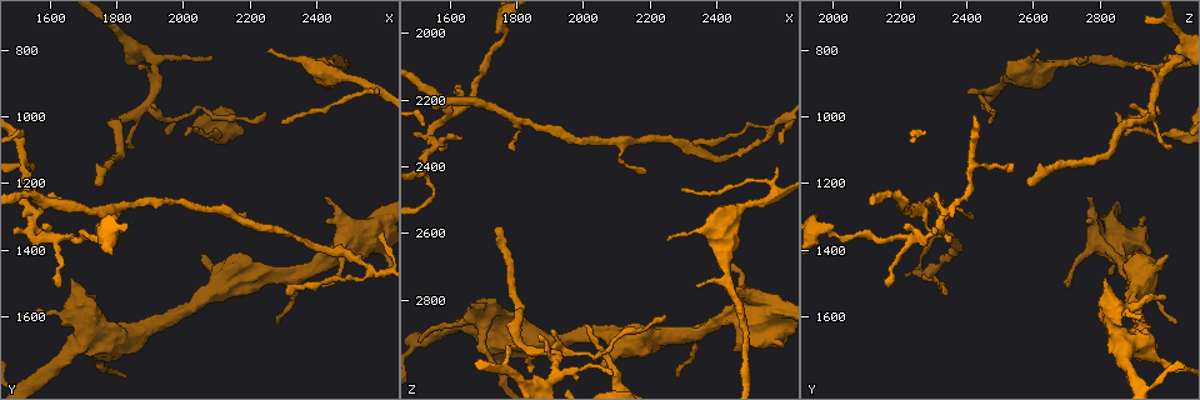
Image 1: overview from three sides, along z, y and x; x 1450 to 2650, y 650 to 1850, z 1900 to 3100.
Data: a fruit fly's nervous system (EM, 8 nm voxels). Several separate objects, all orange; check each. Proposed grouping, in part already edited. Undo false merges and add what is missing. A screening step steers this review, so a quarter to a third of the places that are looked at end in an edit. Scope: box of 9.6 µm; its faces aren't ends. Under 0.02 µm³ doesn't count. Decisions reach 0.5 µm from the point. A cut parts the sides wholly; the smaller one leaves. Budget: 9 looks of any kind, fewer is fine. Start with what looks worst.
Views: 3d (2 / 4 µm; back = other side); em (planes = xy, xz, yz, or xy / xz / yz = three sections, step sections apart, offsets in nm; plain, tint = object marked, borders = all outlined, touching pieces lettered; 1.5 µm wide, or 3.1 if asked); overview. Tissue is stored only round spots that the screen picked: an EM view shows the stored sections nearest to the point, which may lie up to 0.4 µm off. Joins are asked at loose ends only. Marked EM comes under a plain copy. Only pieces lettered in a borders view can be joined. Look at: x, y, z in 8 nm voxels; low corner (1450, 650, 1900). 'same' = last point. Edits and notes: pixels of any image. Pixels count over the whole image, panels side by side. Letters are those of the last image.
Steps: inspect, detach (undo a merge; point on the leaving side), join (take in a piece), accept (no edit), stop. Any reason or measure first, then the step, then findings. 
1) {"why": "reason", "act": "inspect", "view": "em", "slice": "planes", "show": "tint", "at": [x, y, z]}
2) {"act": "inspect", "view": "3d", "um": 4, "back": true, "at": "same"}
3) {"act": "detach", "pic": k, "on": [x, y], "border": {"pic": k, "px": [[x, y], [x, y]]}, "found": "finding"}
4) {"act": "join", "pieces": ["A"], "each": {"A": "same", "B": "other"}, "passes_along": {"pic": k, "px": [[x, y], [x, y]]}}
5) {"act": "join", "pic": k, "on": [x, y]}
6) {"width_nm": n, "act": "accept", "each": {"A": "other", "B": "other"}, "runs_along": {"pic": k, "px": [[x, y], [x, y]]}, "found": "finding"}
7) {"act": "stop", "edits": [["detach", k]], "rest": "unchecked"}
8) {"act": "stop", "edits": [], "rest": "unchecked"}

{"why": "long arm stops here", "act": "inspect", "view": "em", "slice": "planes", "show": "borders", "at": [1730, 1200, 2590]}

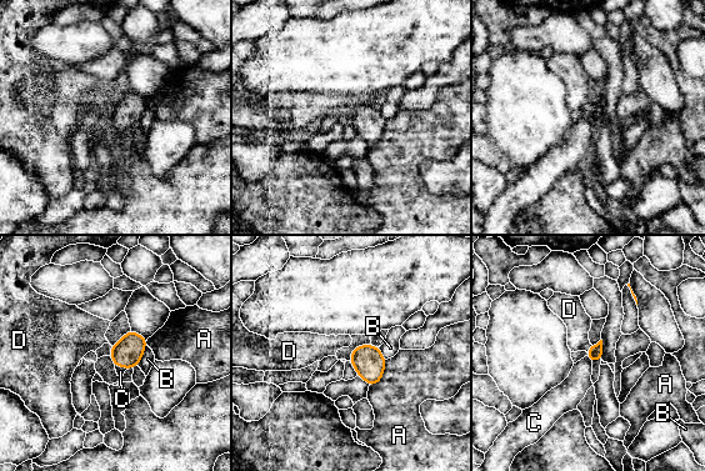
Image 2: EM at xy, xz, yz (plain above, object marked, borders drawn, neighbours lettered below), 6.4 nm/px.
{"act": "join", "pieces": ["C"], "each": {"A": "other", "B": "other", "C": "same", "D": "other"}, "passes_along": {"pic": 2, "px": [[595, 352], [589, 357], [574, 387]]}, "found": "the cell continues"}

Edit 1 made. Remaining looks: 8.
{"why": "see it whole again", "act": "inspect", "view": "overview"}

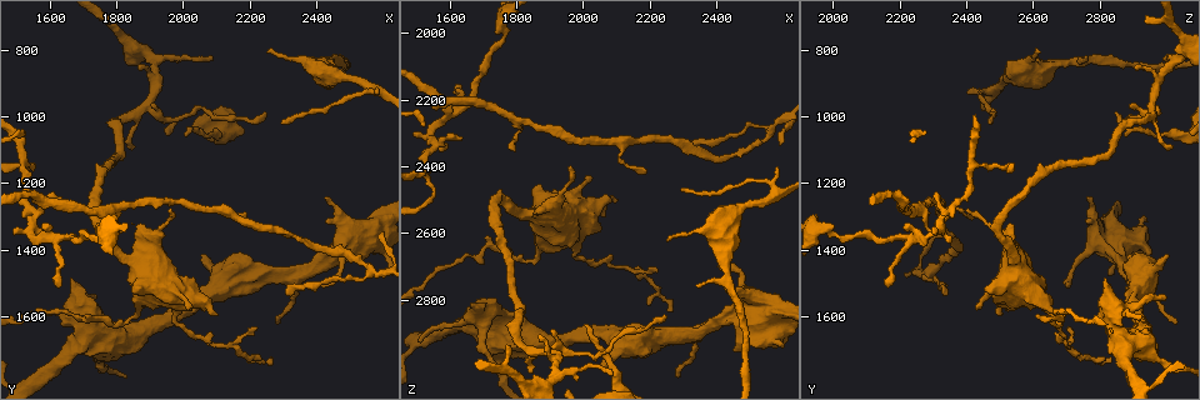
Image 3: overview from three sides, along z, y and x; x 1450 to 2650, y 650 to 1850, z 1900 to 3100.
{"why": "free end", "act": "inspect", "view": "3d", "um": 2, "at": [2410, 1520, 2700]}

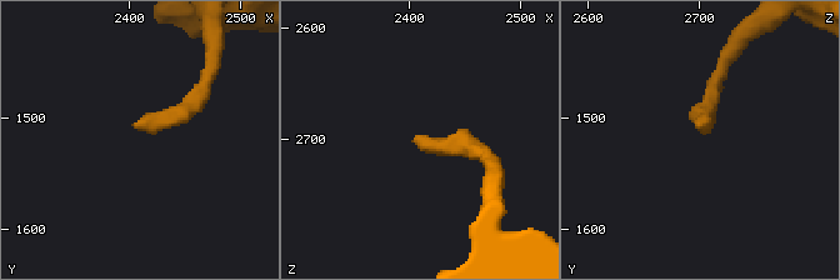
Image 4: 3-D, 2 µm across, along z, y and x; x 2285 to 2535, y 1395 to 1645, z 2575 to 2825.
{"why": "shape alone is not enough", "act": "inspect", "view": "em", "slice": "planes", "show": "tint", "at": [2408, 1510, 2700]}

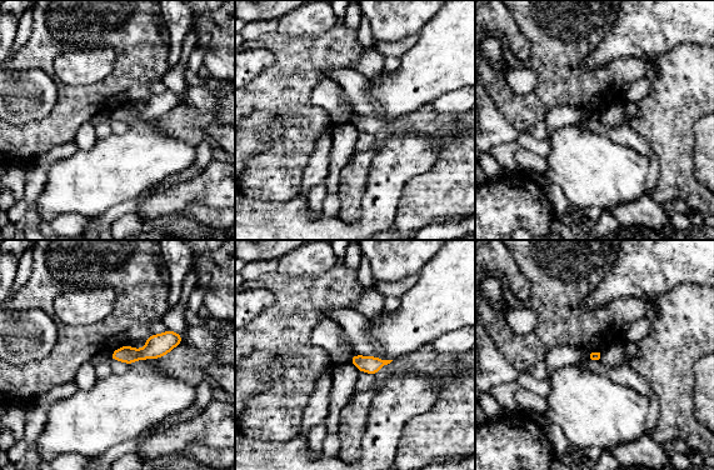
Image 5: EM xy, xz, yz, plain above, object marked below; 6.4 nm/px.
{"act": "inspect", "view": "em", "slice": "planes", "show": "borders", "at": "same"}

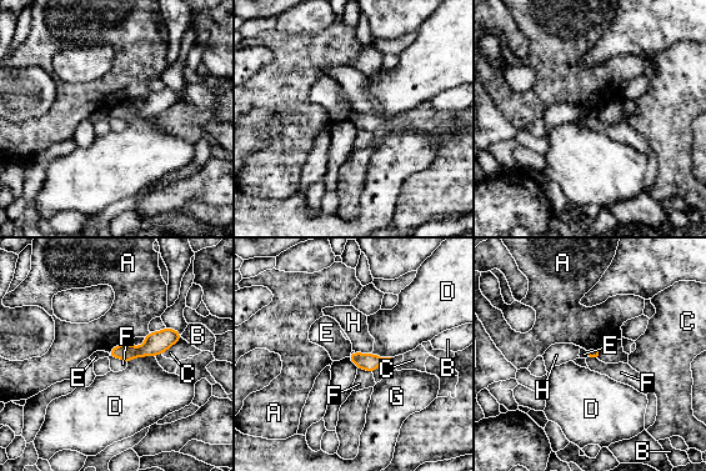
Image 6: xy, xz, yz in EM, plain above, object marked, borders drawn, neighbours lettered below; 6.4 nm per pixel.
{"longest_contact_nm": ["D", 180], "act": "accept", "each": {"A": "other", "B": "other", "C": "other", "D": "other", "E": "other", "F": "other", "G": "other", "H": "other"}, "runs_along": {"pic": 6, "px": [[178, 335], [141, 351], [111, 354]]}, "found": "none of them fits"}

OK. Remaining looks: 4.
{"why": "free end", "act": "inspect", "view": "3d", "um": 4, "at": [1630, 1510, 2160]}

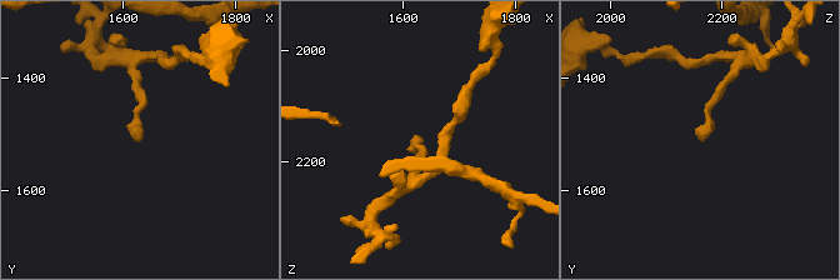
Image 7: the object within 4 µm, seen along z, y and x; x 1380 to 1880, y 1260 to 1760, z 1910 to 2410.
{"act": "inspect", "view": "em", "slice": "planes", "show": "tint", "at": [1630, 1510, 2165]}

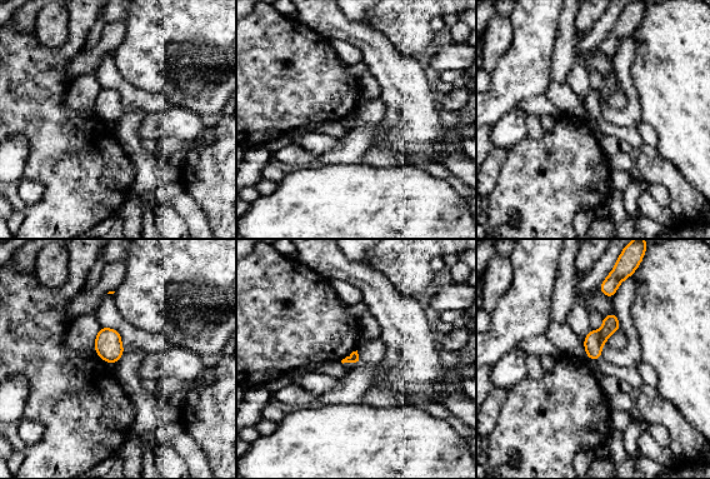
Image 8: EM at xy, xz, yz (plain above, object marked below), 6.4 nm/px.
{"why": "see the neighbours", "act": "inspect", "view": "em", "slice": "planes", "show": "borders", "at": "same"}

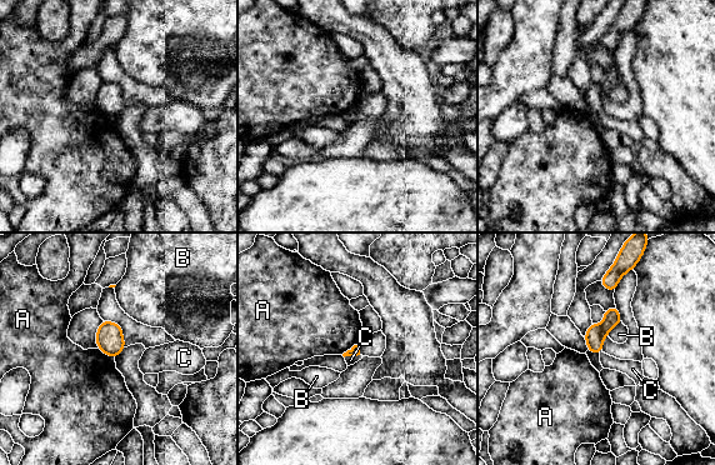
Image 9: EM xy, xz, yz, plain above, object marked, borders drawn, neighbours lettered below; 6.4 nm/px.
{"act": "accept", "each": {"A": "other", "B": "other", "C": "other"}, "border": {"pic": 9, "px": [[359, 354], [344, 356]]}, "found": "none of them fits"}

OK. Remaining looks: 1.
{"why": "free end", "act": "inspect", "view": "em", "slice": "planes", "show": "borders", "at": [2430, 1250, 2770]}

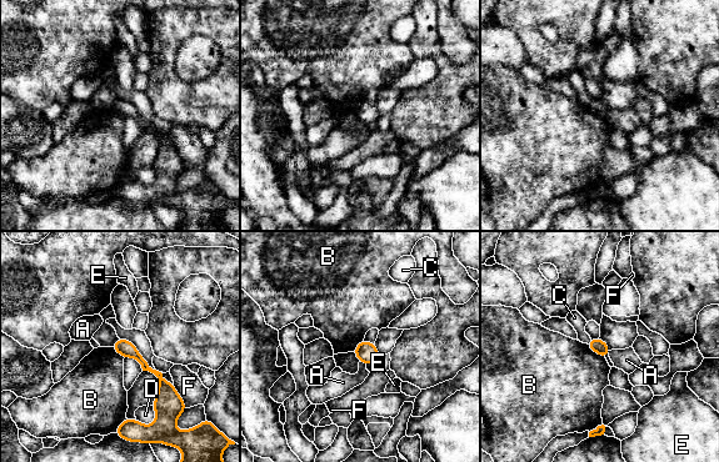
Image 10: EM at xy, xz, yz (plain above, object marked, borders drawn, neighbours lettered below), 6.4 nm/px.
{"act": "join", "pieces": ["C"], "each": {"A": "other", "B": "other", "C": "same", "D": "other", "E": "other", "F": "other"}, "passes_along": {"pic": 10, "px": [[599, 346], [589, 341], [574, 317]]}, "found": "the cell continues"}

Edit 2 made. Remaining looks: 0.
{"act": "stop", "edits": [["join", 2], ["join", 10]], "rest": "unchecked"}

